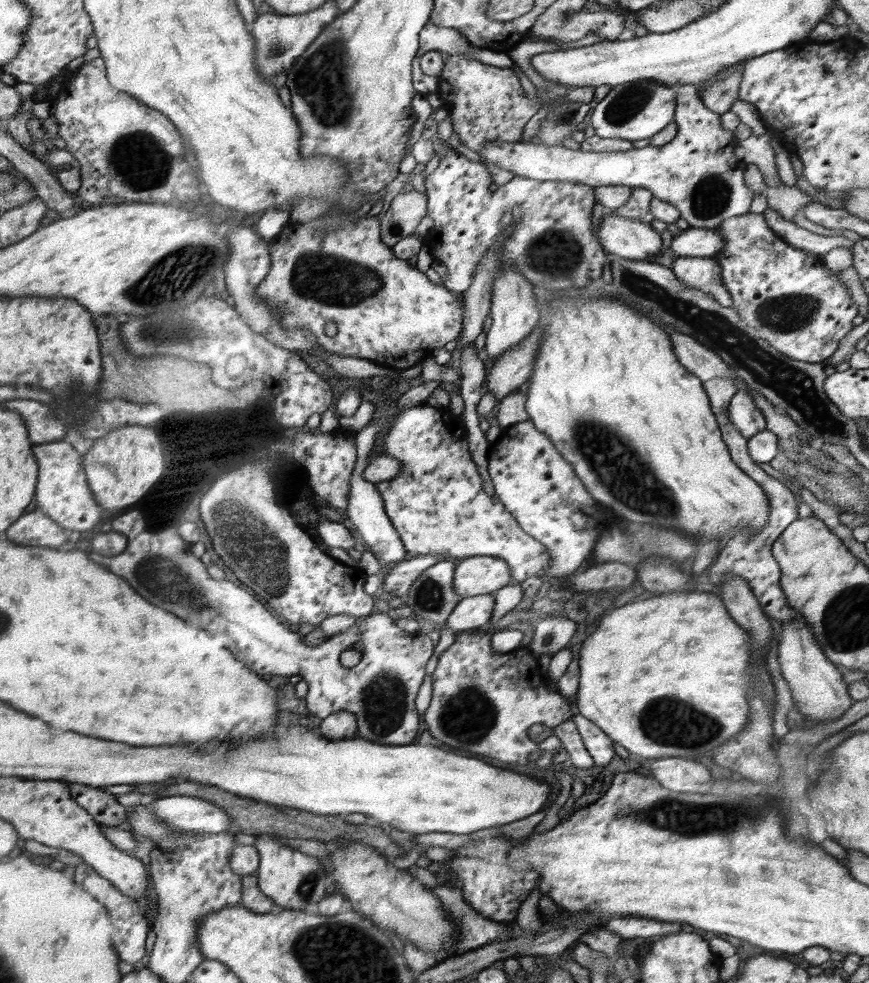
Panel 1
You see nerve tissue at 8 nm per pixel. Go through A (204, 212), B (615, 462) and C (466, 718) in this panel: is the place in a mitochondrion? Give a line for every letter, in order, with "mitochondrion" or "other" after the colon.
A: other
B: mitochondrion
C: mitochondrion

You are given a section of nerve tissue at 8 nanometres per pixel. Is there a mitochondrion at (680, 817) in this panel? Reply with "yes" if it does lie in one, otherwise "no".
yes

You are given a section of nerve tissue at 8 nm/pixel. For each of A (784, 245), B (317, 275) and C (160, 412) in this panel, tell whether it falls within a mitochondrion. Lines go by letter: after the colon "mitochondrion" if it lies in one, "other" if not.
A: other
B: mitochondrion
C: other

